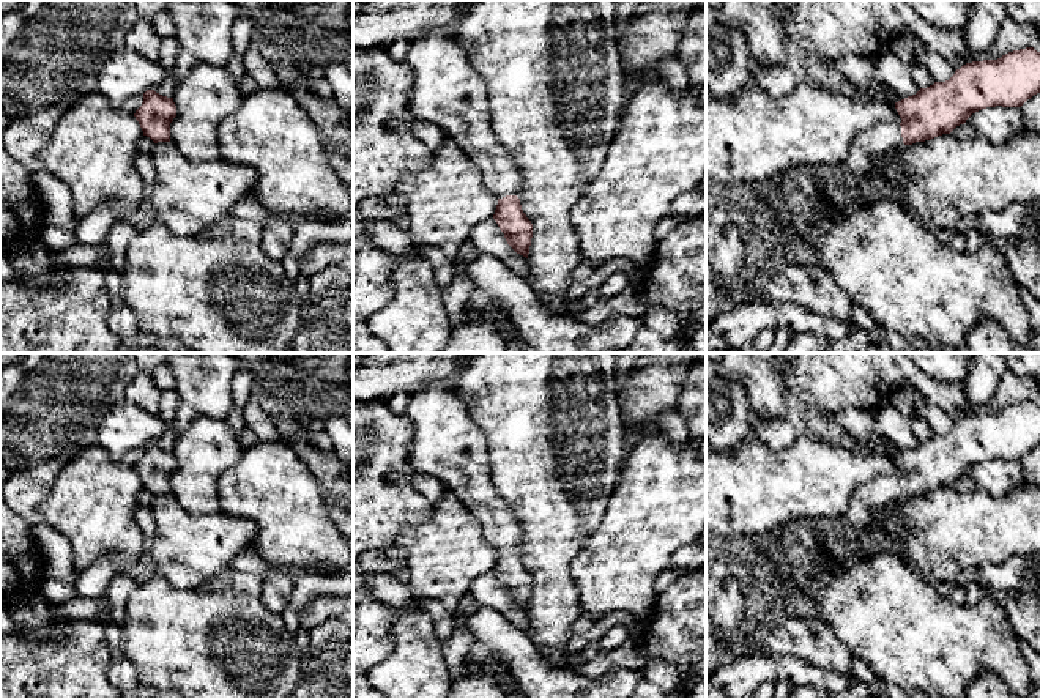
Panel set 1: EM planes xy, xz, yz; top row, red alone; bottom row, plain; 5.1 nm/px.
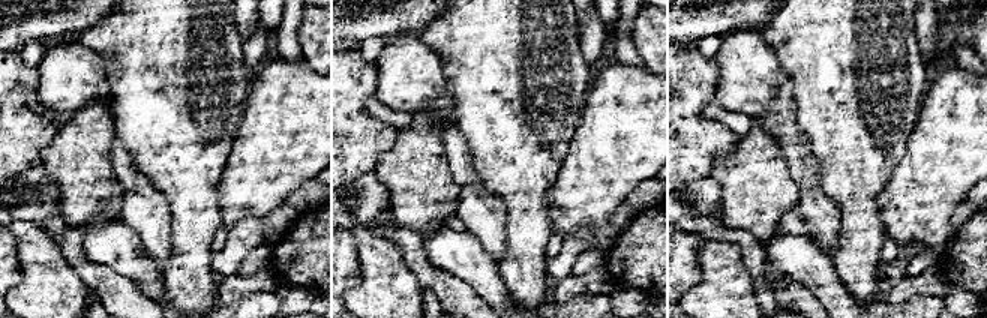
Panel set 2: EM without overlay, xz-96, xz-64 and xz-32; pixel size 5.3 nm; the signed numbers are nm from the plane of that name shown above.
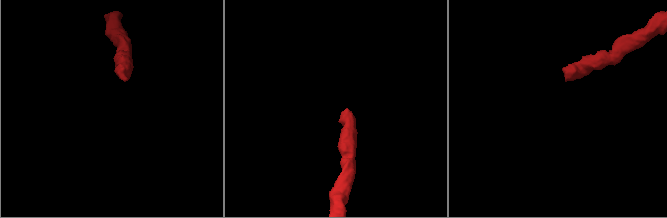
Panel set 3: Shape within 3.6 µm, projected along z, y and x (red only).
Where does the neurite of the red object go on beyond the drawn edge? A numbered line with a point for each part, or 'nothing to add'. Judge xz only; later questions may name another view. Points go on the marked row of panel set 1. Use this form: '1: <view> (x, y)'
1: xz (448, 92)

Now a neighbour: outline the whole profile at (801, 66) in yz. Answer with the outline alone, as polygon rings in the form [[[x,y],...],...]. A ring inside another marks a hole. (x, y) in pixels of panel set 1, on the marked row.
[[[796,36],[785,38],[785,52],[786,60],[780,65],[753,65],[750,61],[753,82],[775,98],[793,91],[800,84],[815,84],[819,87],[846,91],[857,99],[876,96],[884,101],[895,102],[895,98],[889,96],[876,79],[865,90],[851,87],[843,76],[834,69],[832,58],[824,58],[807,52]]]

